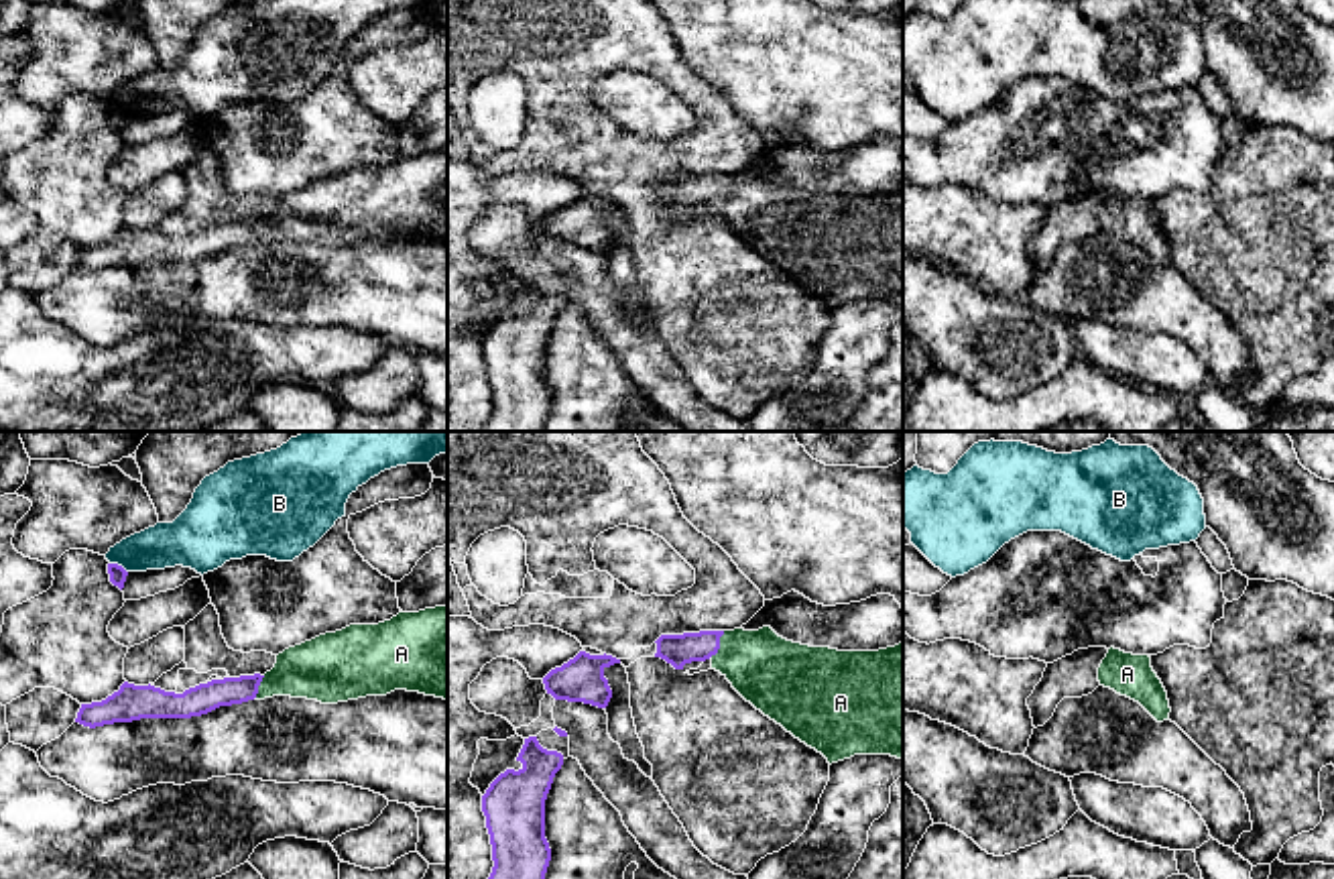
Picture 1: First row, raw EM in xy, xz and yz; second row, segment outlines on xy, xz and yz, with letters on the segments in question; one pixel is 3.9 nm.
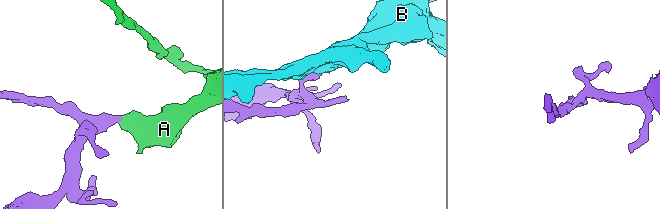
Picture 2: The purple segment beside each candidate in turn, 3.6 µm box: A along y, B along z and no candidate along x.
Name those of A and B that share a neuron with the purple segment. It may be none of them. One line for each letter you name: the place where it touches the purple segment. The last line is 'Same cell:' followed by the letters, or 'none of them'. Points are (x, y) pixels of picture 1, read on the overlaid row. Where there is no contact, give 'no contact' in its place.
A: meets purple in xz at (718, 646)
Same cell: A

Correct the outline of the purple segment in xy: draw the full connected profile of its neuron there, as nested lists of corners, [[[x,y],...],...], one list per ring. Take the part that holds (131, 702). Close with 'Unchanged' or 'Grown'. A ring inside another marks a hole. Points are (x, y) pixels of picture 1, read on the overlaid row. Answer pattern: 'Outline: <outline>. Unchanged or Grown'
Outline: [[[447,604],[319,635],[279,653],[264,676],[211,680],[183,694],[124,682],[106,700],[81,704],[75,722],[96,728],[140,718],[191,718],[272,696],[338,704],[395,690],[447,700]]]. Grown

